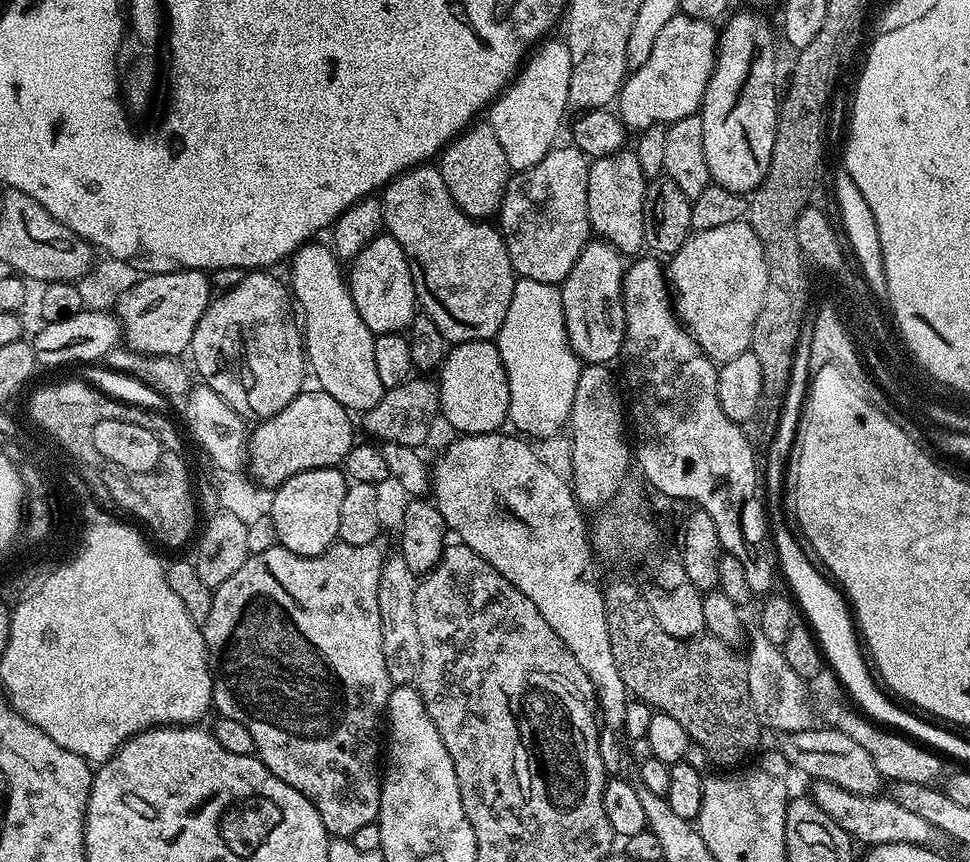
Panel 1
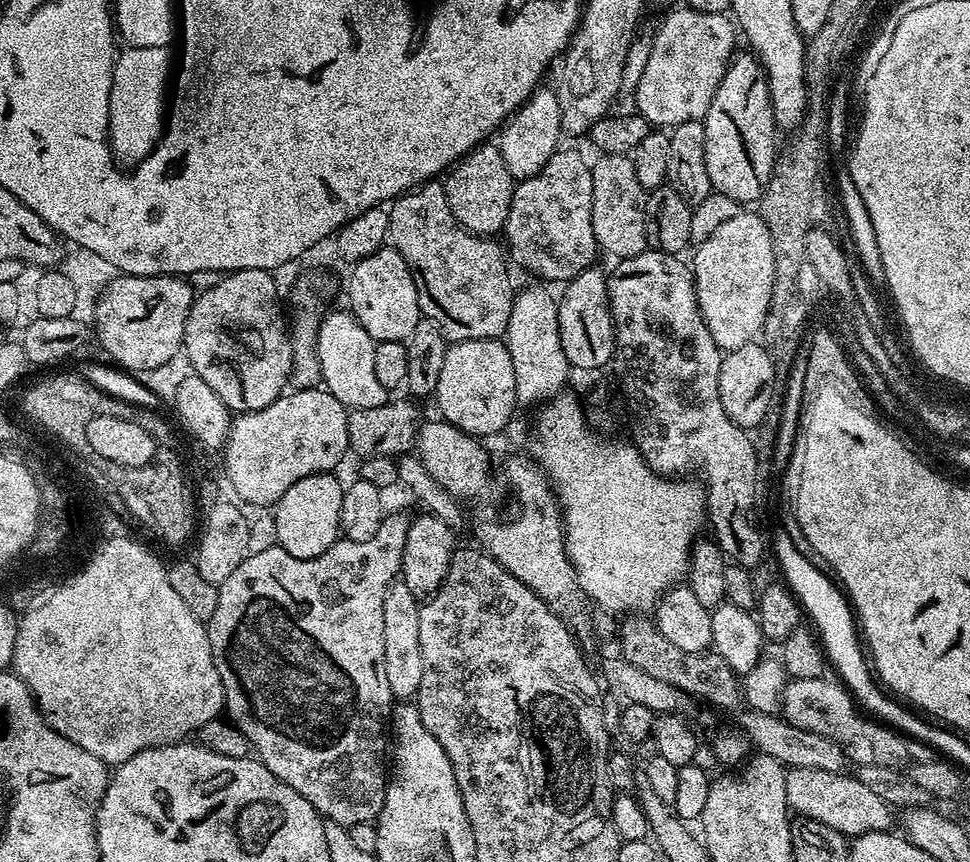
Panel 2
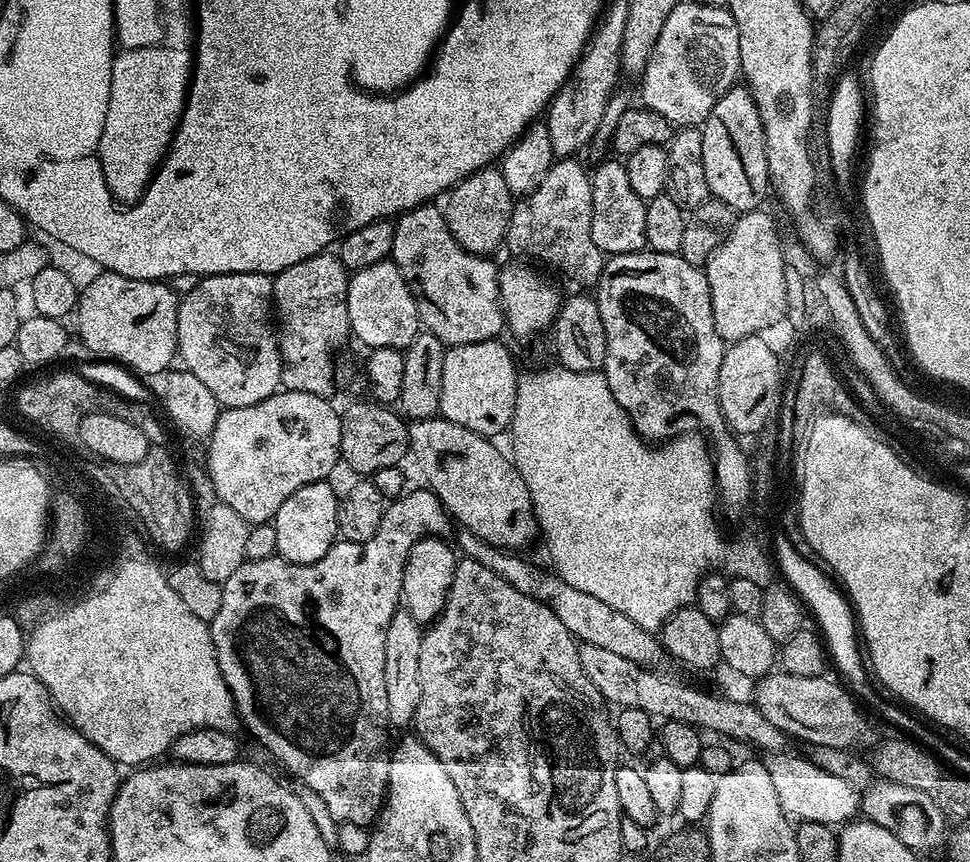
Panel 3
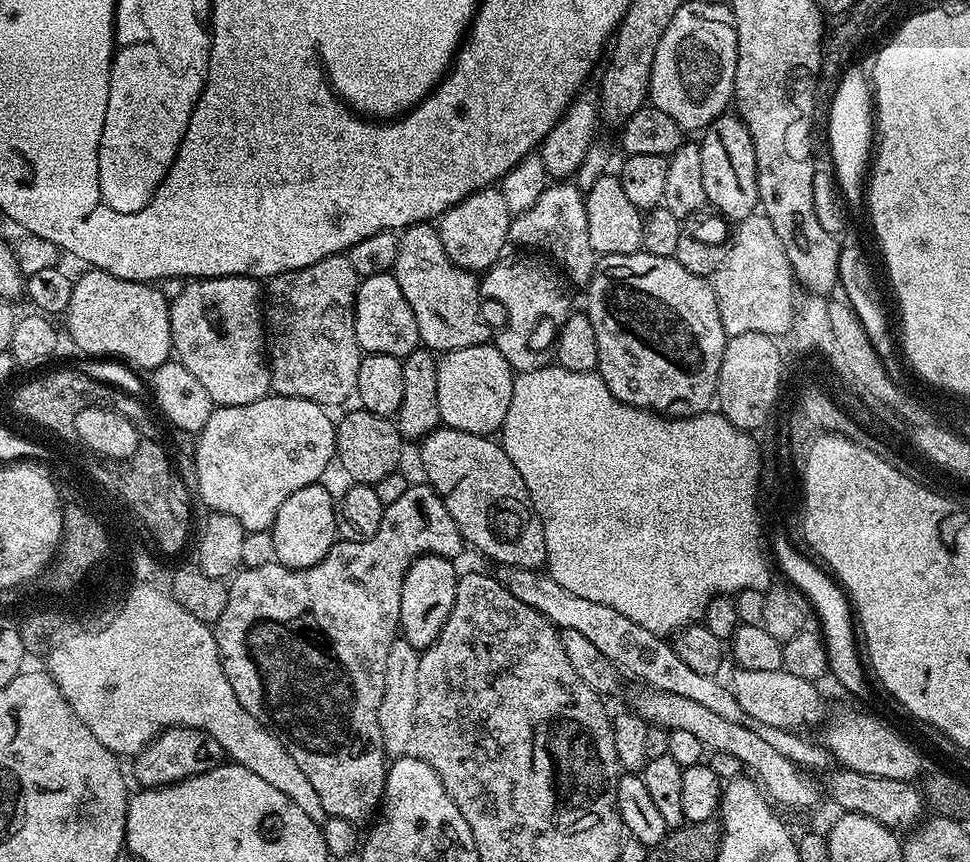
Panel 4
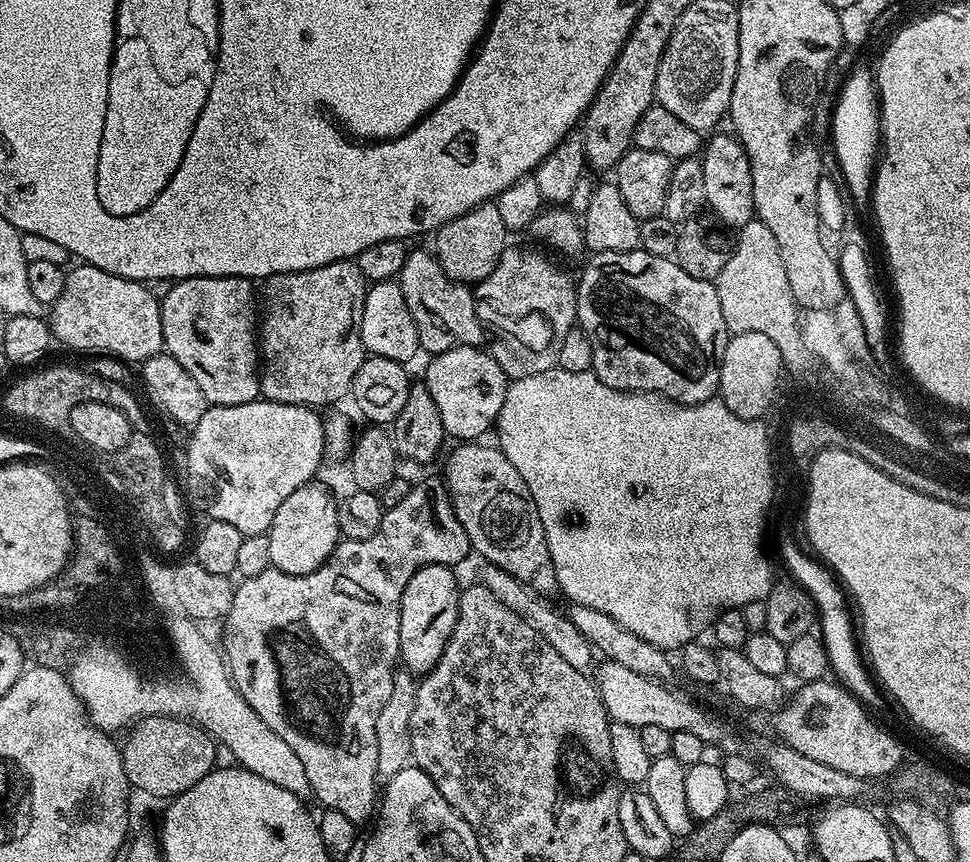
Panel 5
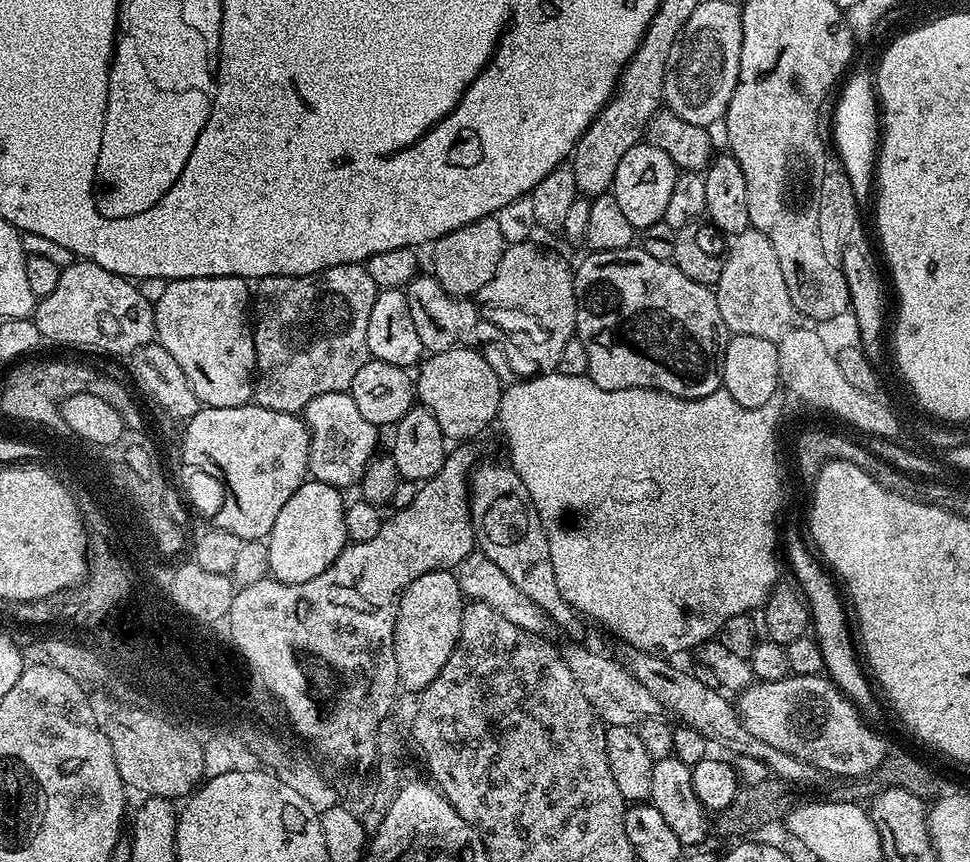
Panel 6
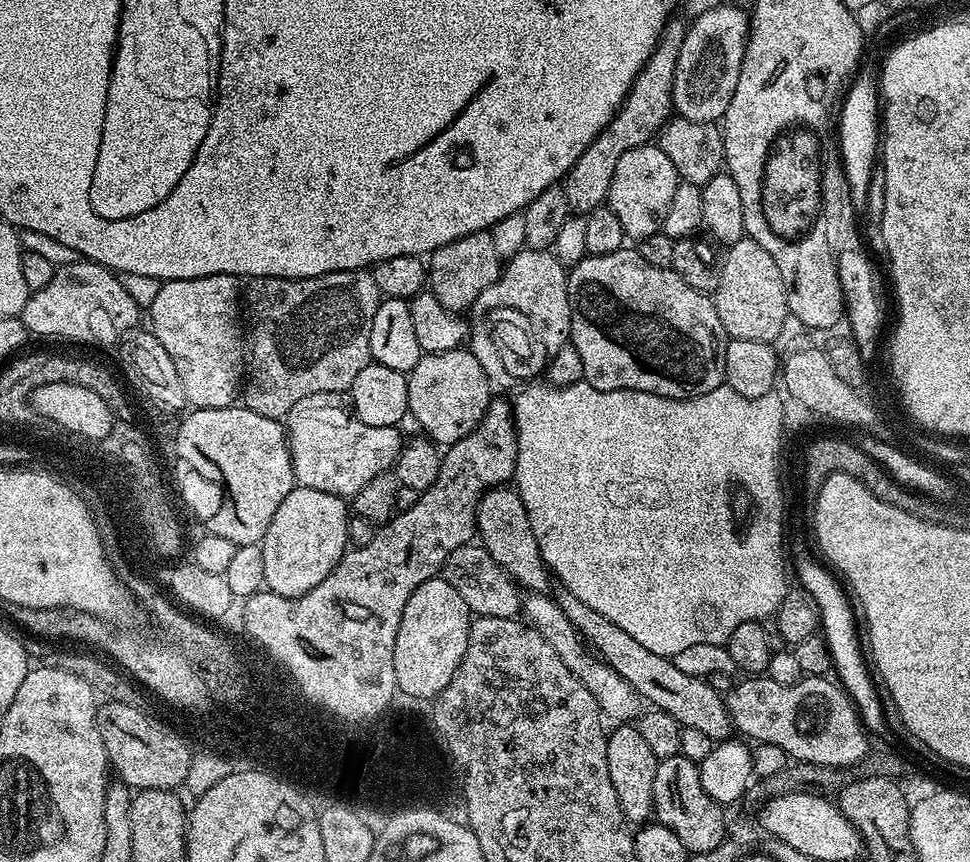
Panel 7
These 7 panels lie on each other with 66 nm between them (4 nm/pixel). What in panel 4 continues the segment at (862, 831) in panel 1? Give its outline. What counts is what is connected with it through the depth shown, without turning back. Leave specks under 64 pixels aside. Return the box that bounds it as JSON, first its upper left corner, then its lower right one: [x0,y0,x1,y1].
[631,690,822,808]

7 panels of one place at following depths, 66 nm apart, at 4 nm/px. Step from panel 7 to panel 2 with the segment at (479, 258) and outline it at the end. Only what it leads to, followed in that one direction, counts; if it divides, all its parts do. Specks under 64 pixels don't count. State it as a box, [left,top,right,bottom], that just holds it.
[442,142,514,238]

